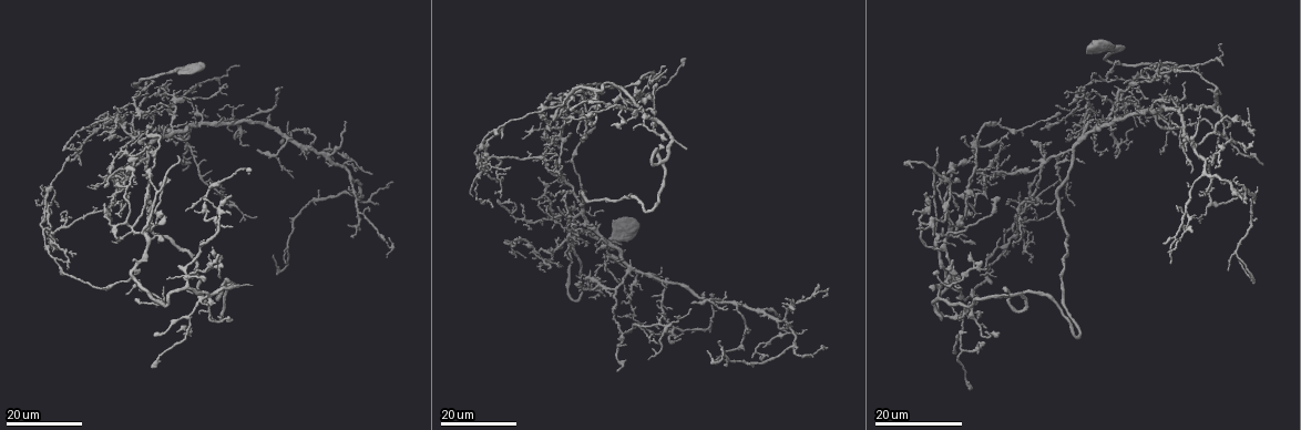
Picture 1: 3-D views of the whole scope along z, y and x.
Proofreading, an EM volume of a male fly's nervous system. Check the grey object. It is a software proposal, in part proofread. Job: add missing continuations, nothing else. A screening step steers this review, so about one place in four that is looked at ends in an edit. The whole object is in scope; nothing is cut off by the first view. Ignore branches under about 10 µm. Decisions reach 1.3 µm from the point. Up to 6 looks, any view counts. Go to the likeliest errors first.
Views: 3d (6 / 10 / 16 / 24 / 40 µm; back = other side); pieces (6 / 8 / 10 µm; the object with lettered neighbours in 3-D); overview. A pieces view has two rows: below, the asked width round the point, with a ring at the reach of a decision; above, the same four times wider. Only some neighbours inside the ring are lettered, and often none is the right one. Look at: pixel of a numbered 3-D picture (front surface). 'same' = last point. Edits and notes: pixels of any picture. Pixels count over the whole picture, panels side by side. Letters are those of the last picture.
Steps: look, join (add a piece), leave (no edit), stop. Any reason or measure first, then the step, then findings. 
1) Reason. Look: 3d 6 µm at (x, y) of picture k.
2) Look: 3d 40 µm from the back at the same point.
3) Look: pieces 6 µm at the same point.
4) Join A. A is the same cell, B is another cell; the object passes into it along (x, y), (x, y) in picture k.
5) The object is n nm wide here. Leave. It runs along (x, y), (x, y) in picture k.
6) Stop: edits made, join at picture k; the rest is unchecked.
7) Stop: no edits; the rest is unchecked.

Long arm stops here. Look: 3d 16 µm at (939, 148) of picture 1.

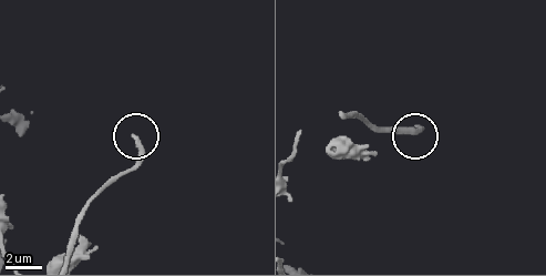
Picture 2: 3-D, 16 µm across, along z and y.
Look: pieces 10 µm at (133, 138) of picture 2.

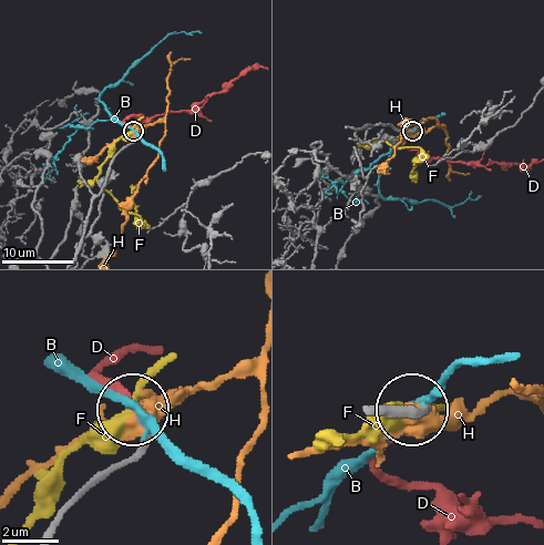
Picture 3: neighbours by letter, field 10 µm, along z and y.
The object is 220 nm wide here. Join D. D is the same cell, B, F and H are other cells; the object passes into it along (126, 147), (130, 117), (191, 111), (216, 93) in picture 3; it goes on there.

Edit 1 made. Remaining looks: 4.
See it whole again. Look: overview.

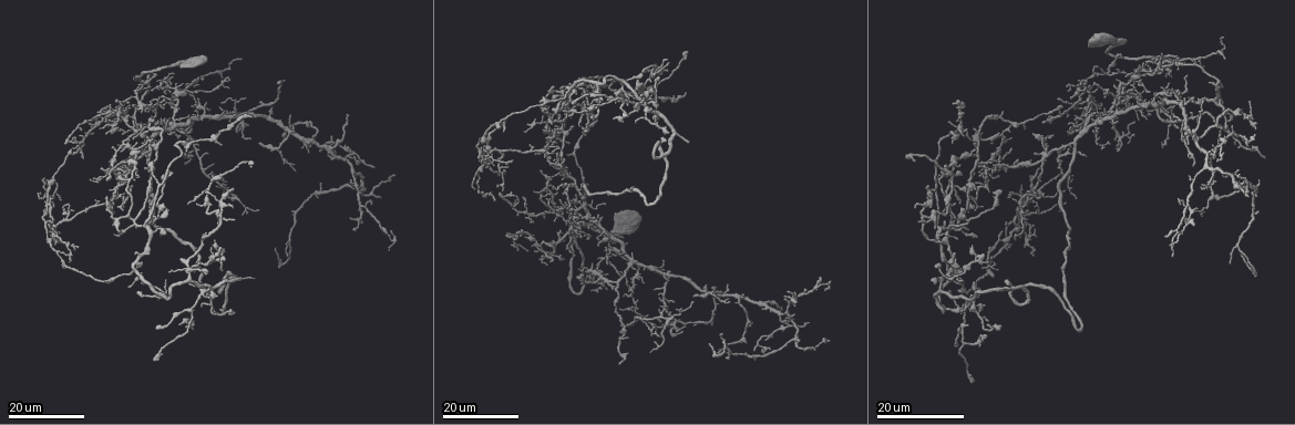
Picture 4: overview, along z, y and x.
Thin end. Look: 3d 24 µm at (1010, 288) of picture 4.

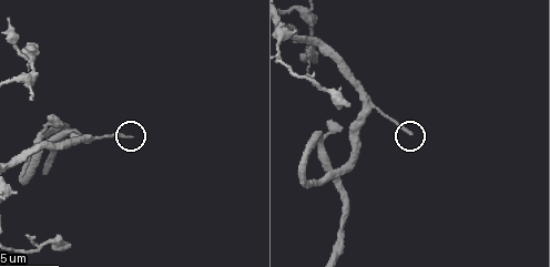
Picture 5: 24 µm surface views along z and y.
Look: 3d 10 µm at (412, 132) of picture 5.

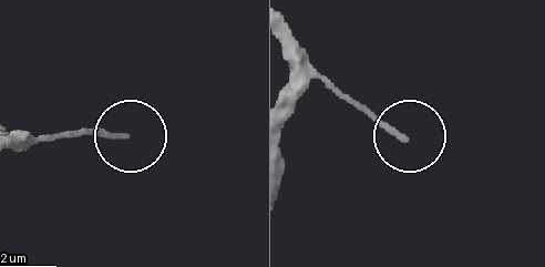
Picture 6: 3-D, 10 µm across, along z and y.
Look: pieces 6 µm at (403, 137) of picture 6.

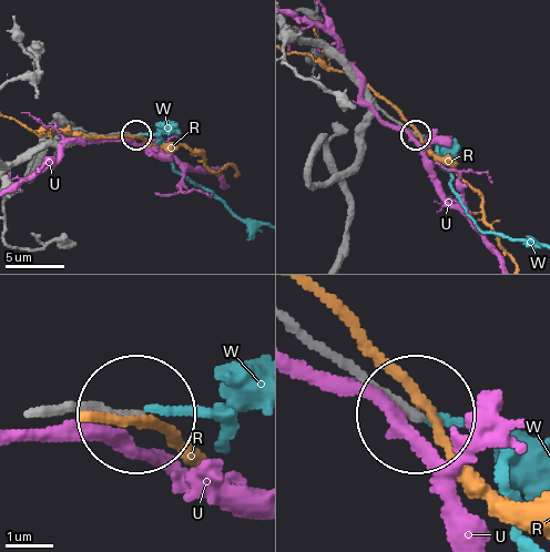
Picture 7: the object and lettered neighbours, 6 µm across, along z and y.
Join W. W is the same cell, R and U are other cells; it goes on there.

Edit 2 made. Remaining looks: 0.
Stop: edits made, join at picture 3, join at picture 7; the rest is unchecked.

